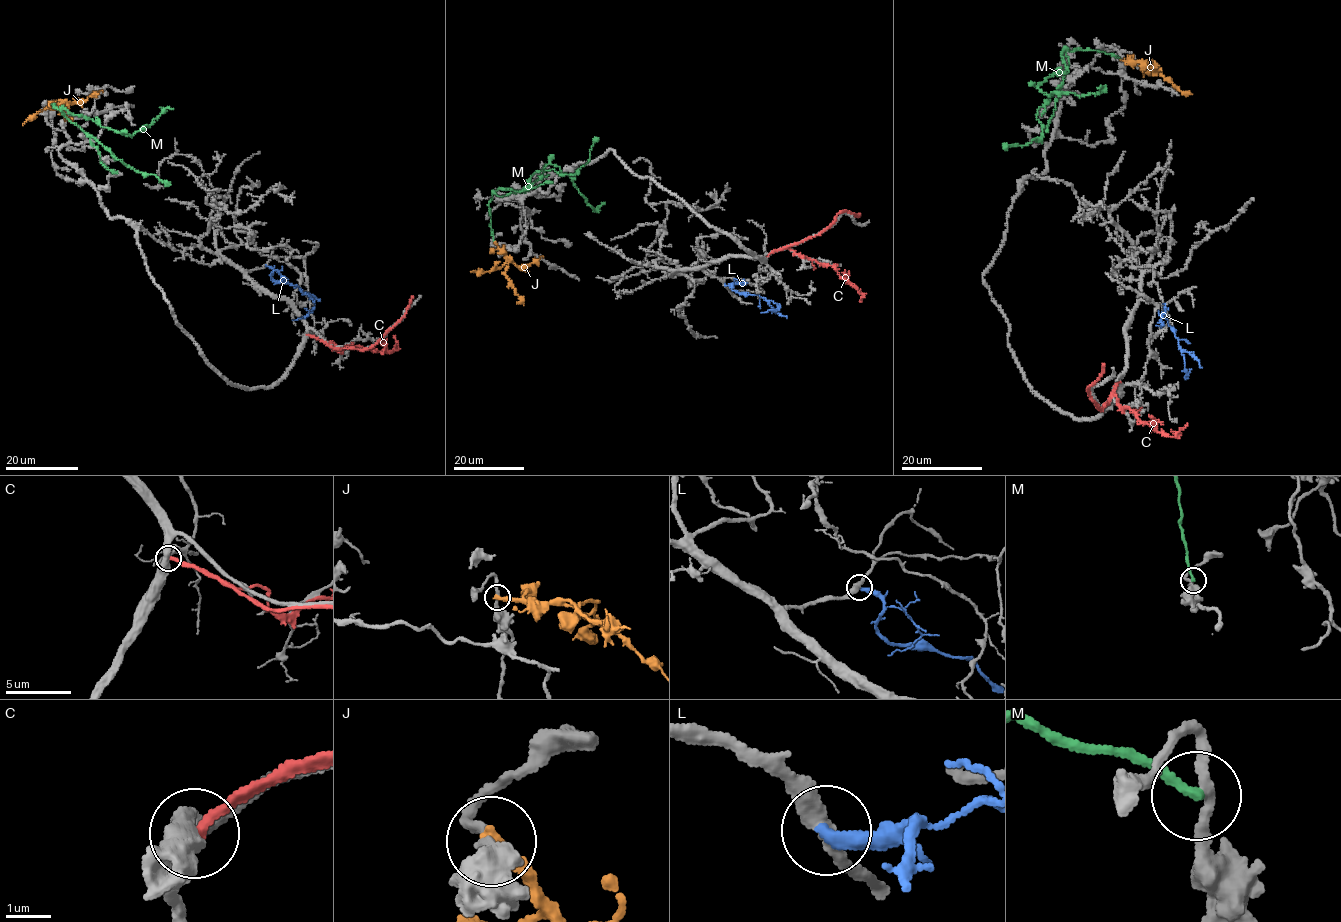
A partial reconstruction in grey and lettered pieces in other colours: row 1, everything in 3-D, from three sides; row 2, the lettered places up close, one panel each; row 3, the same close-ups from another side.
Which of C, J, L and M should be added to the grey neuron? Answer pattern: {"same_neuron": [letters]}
{"same_neuron": ["L"]}

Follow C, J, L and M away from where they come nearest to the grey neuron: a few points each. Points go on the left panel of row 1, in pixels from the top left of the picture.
C: (307, 334), (335, 348), (369, 347), (398, 322), (412, 295)
J: (53, 107), (63, 101), (58, 107), (69, 118), (64, 120)
L: (266, 265), (273, 270), (270, 277), (274, 281), (295, 285), (314, 303), (313, 310), (307, 315), (293, 320)
M: (53, 106), (132, 136), (166, 109), (173, 109)

